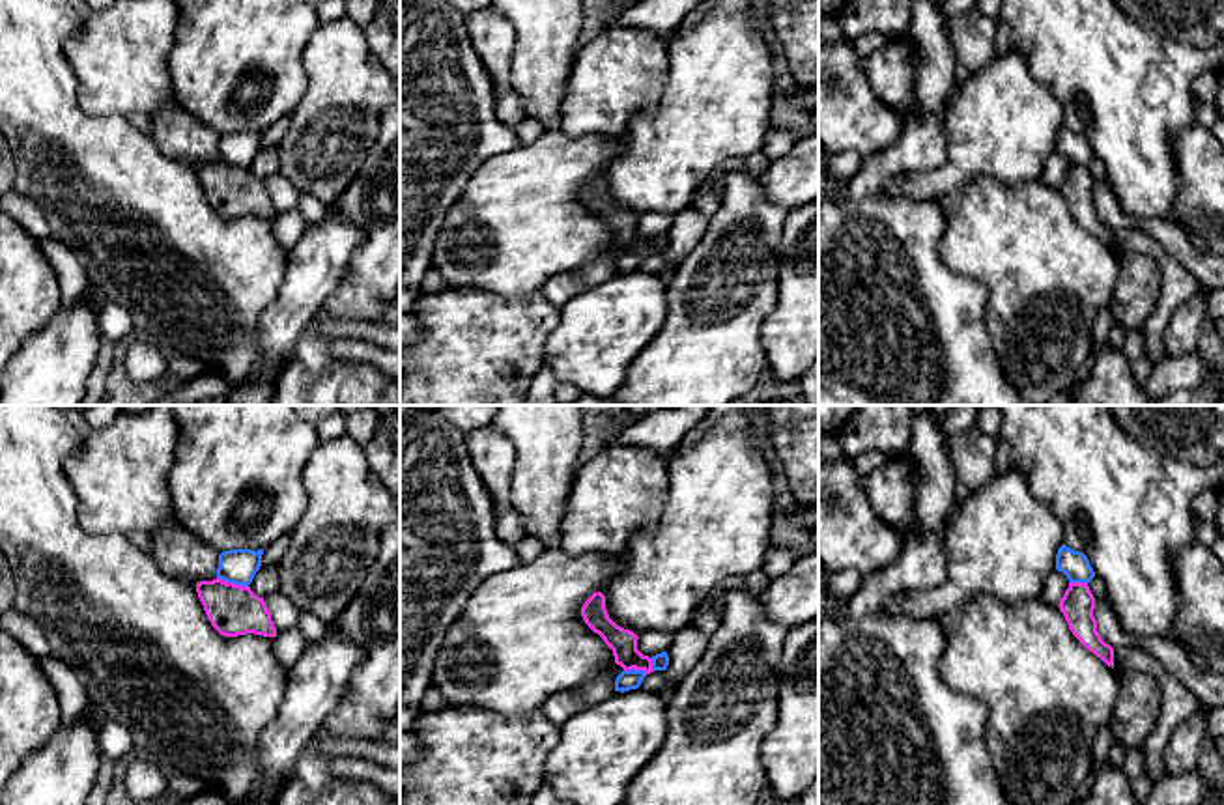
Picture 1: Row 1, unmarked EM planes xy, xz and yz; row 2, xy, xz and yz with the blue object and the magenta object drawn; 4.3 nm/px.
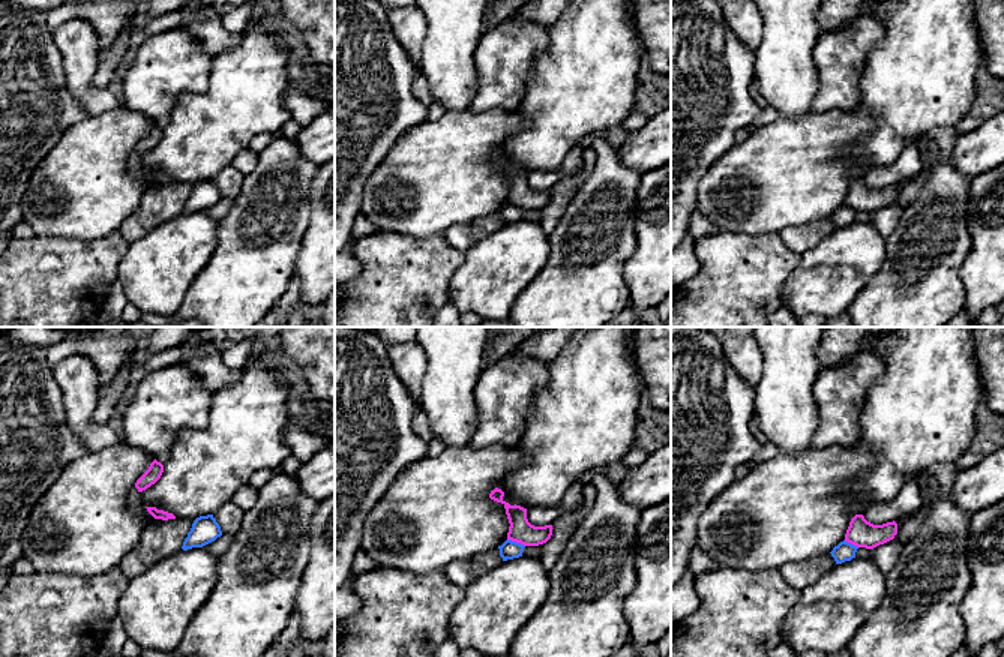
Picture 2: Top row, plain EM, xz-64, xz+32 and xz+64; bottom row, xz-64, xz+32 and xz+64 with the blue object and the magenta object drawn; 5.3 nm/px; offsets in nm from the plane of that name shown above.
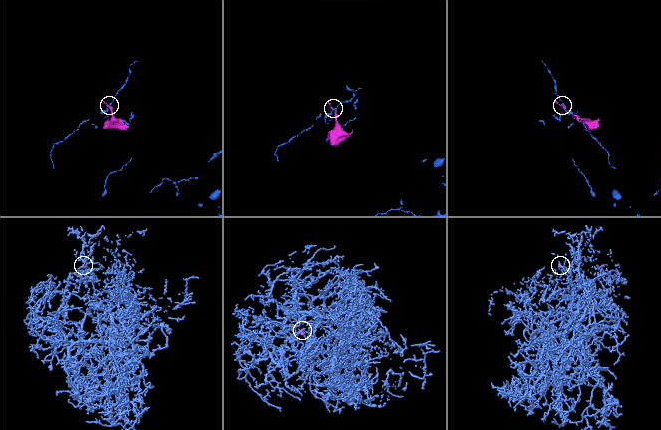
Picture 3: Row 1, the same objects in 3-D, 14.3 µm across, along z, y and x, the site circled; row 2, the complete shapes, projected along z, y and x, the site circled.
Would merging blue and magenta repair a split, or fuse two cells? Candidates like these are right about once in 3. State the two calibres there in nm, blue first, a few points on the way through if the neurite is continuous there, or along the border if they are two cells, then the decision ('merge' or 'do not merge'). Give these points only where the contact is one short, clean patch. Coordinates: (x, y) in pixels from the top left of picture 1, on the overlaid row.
calibres 150 and 220 nm; border xy (217, 576), (247, 587); do not merge

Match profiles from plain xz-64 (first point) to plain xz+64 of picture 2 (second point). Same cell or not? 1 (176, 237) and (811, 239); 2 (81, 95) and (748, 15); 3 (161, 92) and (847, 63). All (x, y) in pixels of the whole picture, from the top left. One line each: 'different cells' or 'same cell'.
1: different cells
2: same cell
3: same cell

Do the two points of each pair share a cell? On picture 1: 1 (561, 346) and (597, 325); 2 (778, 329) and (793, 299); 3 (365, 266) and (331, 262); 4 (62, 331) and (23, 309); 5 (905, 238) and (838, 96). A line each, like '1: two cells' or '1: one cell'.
1: one cell
2: one cell
3: two cells
4: two cells
5: two cells

